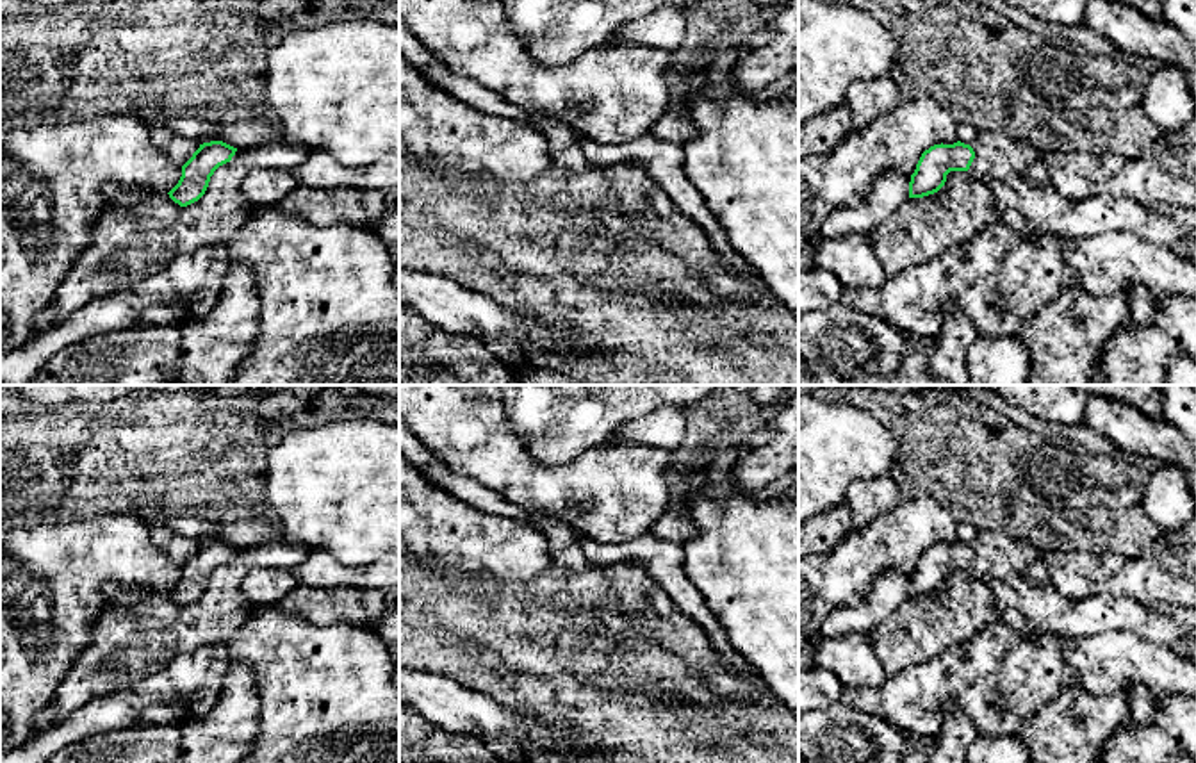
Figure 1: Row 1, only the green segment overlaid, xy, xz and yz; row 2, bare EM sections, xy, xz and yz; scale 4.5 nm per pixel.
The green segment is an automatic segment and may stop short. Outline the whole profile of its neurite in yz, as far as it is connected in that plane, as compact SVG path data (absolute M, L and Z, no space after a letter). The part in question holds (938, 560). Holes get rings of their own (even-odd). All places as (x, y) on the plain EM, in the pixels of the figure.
M979 529L971 544L934 544L925 549L909 581L909 597L938 592L950 570L966 570L980 579L1007 581L1023 576L1027 565L1041 553L1027 540L1000 529Z

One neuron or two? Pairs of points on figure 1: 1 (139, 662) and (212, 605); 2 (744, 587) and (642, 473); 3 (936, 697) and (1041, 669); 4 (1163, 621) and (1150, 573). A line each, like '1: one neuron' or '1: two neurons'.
1: one neuron
2: two neurons
3: one neuron
4: two neurons

